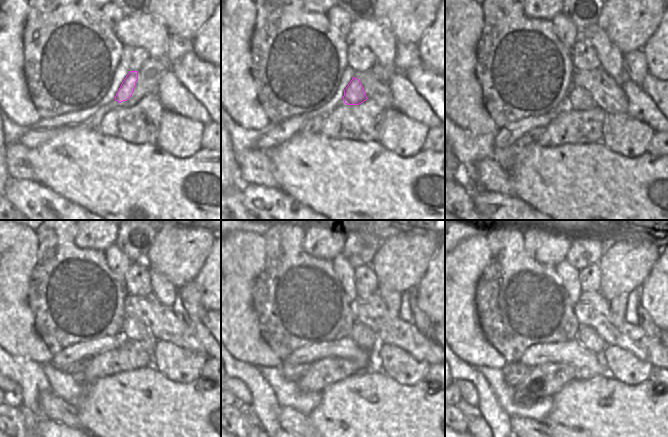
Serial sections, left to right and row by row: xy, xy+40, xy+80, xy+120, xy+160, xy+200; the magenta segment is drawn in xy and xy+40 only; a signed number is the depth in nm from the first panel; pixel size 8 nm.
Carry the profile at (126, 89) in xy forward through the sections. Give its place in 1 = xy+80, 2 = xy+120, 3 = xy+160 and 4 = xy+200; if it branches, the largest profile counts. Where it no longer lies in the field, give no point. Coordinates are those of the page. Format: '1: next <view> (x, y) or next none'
1: next xy+80 (578, 99)
2: next xy+120 (133, 329)
3: next xy+160 (361, 334)
4: next xy+200 (588, 337)

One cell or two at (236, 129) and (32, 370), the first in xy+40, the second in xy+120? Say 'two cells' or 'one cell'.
one cell

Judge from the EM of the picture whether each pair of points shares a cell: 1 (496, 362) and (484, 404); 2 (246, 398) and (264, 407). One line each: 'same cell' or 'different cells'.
1: different cells
2: different cells

